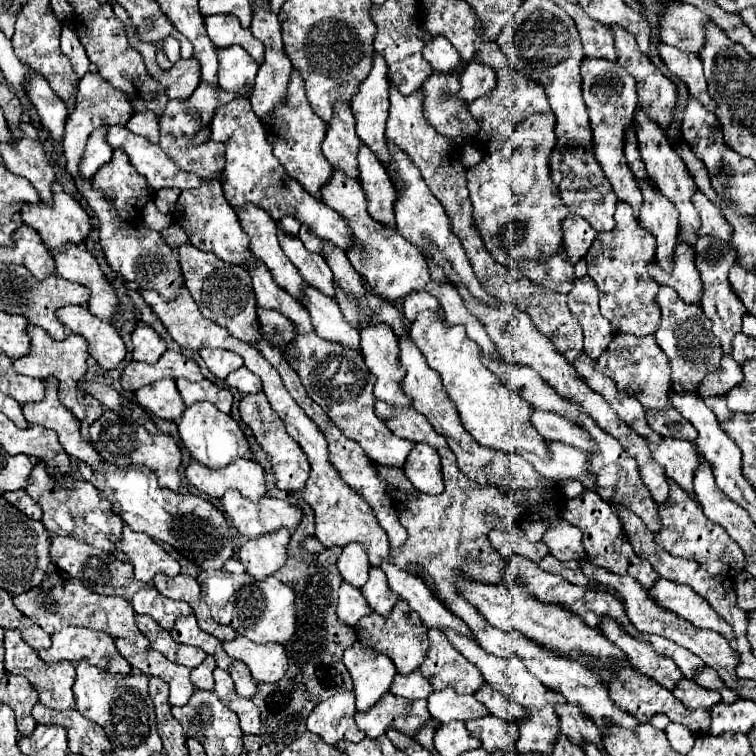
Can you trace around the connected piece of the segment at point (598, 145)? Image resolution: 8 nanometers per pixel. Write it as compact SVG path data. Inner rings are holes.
M584 57L582 65L582 91L584 91L584 101L590 113L590 127L592 127L592 149L596 161L602 165L604 173L608 175L608 181L612 183L616 195L624 201L628 201L636 215L640 213L640 189L636 187L636 181L632 177L632 171L626 163L624 157L624 141L628 127L632 123L632 113L638 103L636 95L636 81L630 73L624 71L624 67L618 61L610 59L594 59L594 57Z

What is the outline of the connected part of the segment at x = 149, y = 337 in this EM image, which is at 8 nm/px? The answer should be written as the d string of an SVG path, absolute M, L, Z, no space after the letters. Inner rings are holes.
M138 325L134 329L132 343L134 343L132 357L136 361L144 361L144 363L156 363L162 357L162 353L166 351L166 343L148 325Z

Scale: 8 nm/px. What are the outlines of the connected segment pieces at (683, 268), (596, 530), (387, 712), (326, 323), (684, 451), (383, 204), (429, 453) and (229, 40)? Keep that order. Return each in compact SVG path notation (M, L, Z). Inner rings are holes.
M682 241L676 243L670 271L662 269L658 259L652 259L646 269L648 269L648 275L652 279L656 279L660 285L668 285L668 287L676 289L680 299L684 299L686 303L698 305L700 277L694 267L694 251L688 243L682 243Z
M584 491L578 499L566 501L562 517L568 523L574 523L576 527L580 527L580 531L584 535L582 545L584 545L588 563L592 563L596 567L604 567L604 569L608 569L610 573L616 573L616 575L632 575L634 579L638 579L644 585L644 589L652 589L656 585L660 575L654 571L654 567L646 559L636 557L636 553L632 551L632 545L628 543L628 539L624 535L622 523L618 521L612 507L604 499L600 499L598 493Z
M386 693L372 709L354 715L358 729L370 739L384 735L388 727L394 727L408 737L416 737L418 731L430 723L430 719L432 715L428 713L426 699L410 701L392 693Z
M308 285L308 313L312 315L312 325L322 339L340 343L342 347L360 351L360 333L344 319L336 301L328 299L320 291Z
M662 437L658 443L648 441L648 447L652 451L652 459L656 459L656 463L666 471L666 475L694 495L692 475L698 465L698 455L694 447L688 441L674 437Z
M366 143L360 145L358 171L360 171L360 185L368 199L370 215L384 225L396 227L392 215L392 199L396 197L396 189L388 179L386 169L382 167L382 163L376 159L376 155Z
M428 443L414 445L406 459L404 473L408 481L422 493L438 495L444 491L444 483L440 479L440 457Z
M212 15L206 17L206 31L218 49L240 45L260 65L264 61L264 45L252 35L250 29L242 29L234 15Z

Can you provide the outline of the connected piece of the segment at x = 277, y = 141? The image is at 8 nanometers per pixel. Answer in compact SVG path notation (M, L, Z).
M294 69L290 75L290 85L284 105L276 109L272 123L264 123L264 129L268 141L274 147L274 155L284 165L288 175L292 175L298 183L302 183L302 187L306 187L310 195L320 199L316 195L316 191L320 191L320 183L326 183L328 175L332 175L332 165L326 161L326 157L320 151L320 143L326 135L326 123L318 119L318 115L312 111L304 93L304 79L298 69Z

